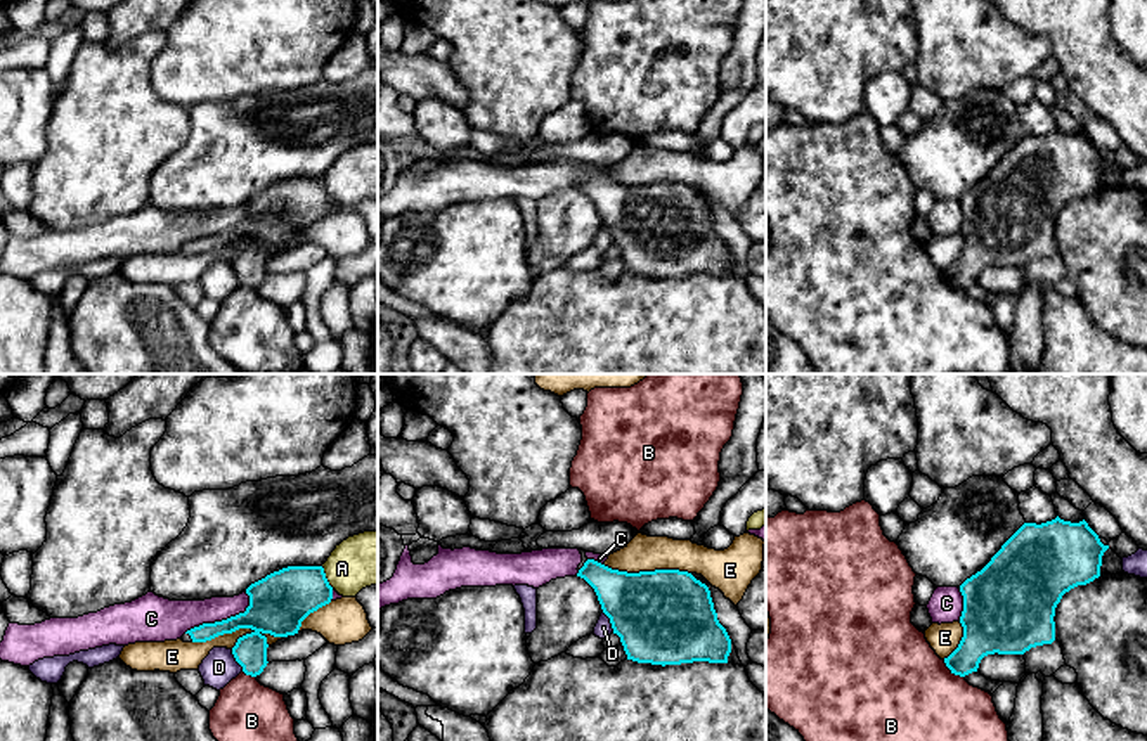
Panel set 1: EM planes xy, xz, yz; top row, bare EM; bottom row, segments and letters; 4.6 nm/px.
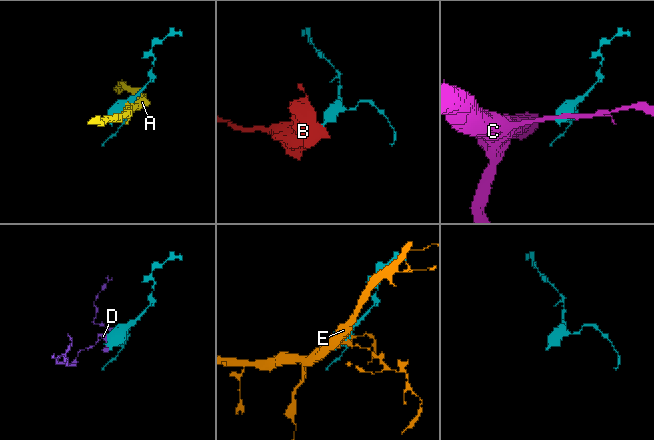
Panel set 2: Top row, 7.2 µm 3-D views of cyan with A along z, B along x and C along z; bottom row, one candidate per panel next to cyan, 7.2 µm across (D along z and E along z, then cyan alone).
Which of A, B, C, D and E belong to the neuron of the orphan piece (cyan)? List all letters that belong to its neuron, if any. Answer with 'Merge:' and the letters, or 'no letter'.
Merge: no letter

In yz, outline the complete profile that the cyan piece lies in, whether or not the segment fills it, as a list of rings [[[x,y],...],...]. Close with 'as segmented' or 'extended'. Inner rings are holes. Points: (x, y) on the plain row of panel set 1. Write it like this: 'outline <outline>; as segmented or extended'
outline [[[1059,128],[1036,137],[1024,135],[975,187],[960,197],[963,249],[944,270],[951,286],[965,289],[977,284],[988,267],[1024,267],[1031,260],[1055,253],[1055,220],[1062,208],[1100,189],[1102,168],[1109,161],[1083,132],[1064,133]]]; as segmented

